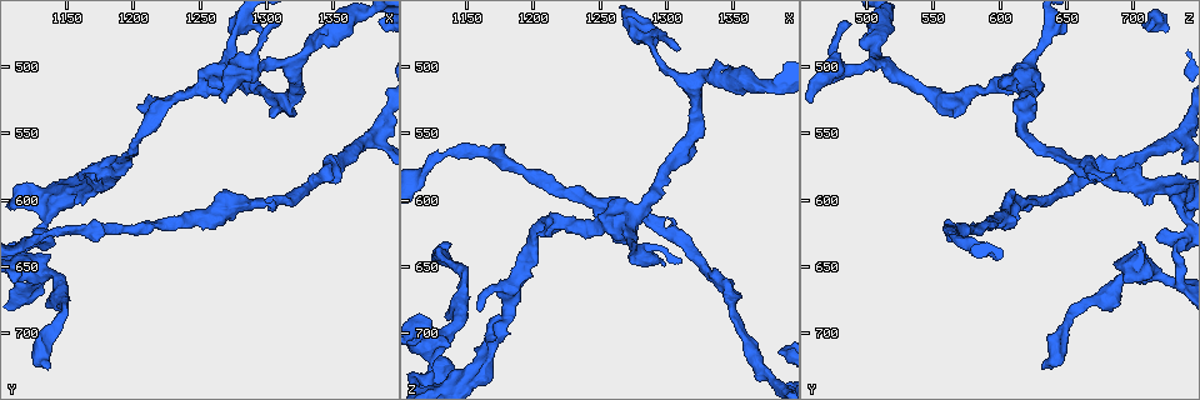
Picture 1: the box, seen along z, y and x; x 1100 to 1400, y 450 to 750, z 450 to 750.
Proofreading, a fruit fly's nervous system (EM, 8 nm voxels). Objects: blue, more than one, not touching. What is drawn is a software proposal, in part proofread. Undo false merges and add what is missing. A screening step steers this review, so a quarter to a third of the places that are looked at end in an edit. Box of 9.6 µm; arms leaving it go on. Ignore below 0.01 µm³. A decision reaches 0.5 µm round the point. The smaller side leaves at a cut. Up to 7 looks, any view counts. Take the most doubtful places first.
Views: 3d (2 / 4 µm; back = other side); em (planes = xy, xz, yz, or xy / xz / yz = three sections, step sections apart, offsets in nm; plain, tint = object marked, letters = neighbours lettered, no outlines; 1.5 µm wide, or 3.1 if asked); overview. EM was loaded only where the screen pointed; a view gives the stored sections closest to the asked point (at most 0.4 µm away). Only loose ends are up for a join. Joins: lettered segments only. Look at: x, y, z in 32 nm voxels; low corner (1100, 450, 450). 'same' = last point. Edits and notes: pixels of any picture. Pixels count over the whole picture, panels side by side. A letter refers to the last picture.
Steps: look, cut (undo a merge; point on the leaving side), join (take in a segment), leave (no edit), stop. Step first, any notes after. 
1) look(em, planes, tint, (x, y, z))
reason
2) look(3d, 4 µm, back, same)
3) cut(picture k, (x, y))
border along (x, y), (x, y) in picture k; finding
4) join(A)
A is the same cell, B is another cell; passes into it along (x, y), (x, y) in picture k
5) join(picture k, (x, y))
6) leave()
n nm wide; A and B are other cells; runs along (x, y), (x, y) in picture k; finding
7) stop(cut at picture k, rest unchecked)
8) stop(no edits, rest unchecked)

look(em, planes, letters, (1136, 726, 630))
free end

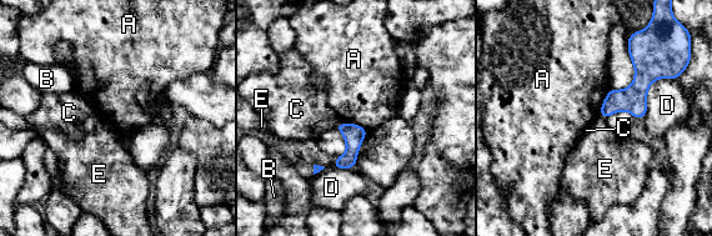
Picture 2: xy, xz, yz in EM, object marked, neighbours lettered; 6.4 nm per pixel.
leave()
A, B, C, D and E are other cells; border along (611, 88), (598, 115) in picture 2; no lettered segment goes on from it

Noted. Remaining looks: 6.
look(em, xz, step 4, plain, (1340, 478, 508))
sudden change in width

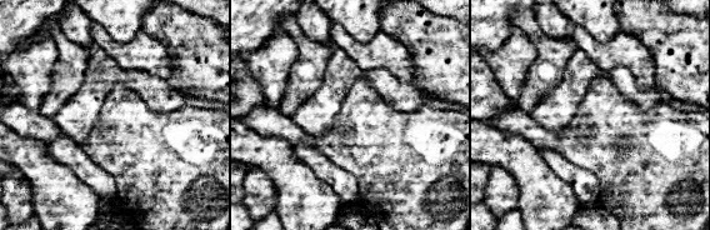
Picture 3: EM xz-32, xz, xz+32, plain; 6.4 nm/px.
look(em, xz, step 4, letters, same)

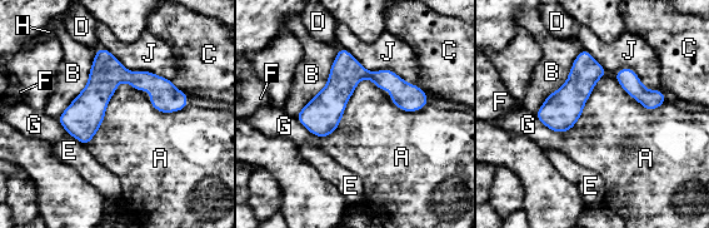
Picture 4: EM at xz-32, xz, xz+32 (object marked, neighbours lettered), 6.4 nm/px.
leave()
60 nm wide; A, B, C, D, E, F, G, H and J are other cells; border along (382, 89), (362, 79), (328, 135) in picture 4; one cell here

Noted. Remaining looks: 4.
look(em, planes, letters, (1170, 588, 704))

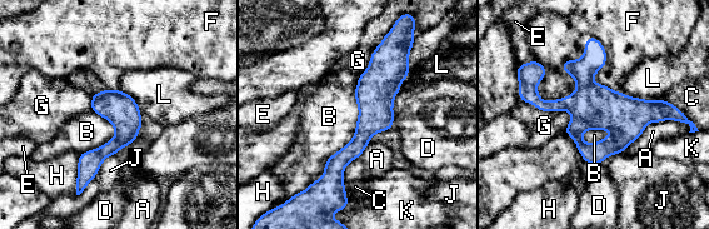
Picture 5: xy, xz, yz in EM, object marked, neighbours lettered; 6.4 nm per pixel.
leave()
A, B, C, D, E, F, G, H, J, K and L are other cells; runs along (384, 49), (375, 115), (331, 184) in picture 5; one cell here

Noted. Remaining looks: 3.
stop(no edits, rest unchecked)

